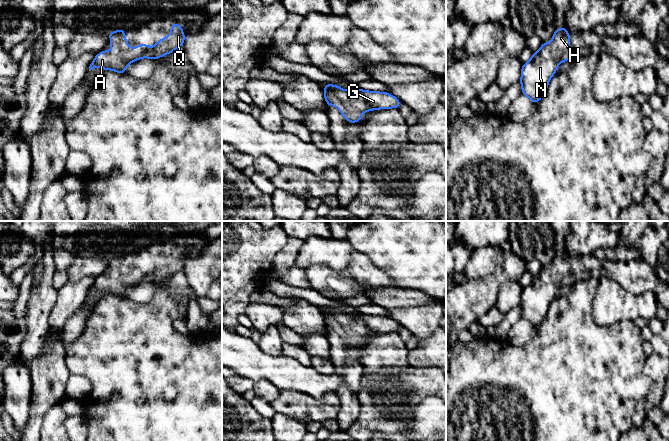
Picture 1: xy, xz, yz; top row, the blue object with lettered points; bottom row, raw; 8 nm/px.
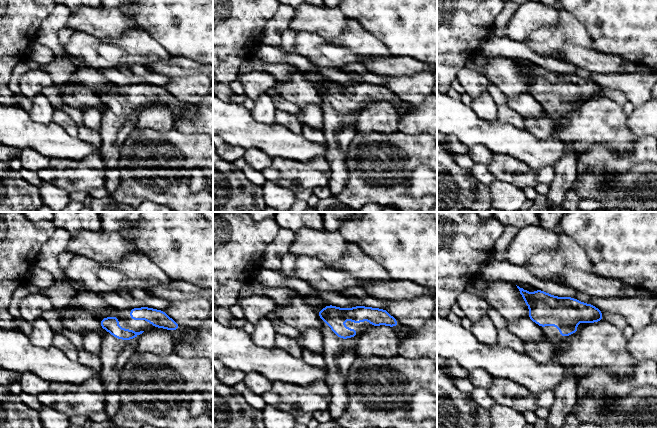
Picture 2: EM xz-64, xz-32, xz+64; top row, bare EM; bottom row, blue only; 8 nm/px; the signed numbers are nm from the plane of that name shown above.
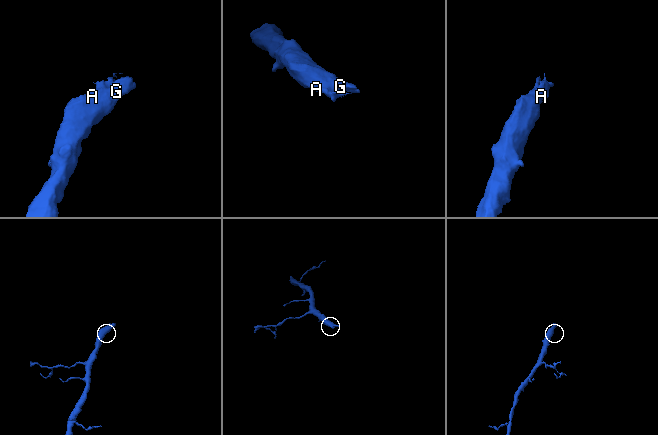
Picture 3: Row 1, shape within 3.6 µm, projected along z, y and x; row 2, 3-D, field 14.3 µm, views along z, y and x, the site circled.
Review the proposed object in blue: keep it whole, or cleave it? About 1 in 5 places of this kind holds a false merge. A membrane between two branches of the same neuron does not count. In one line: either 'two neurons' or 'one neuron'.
one neuron

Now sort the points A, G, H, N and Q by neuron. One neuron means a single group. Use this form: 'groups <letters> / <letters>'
groups A G H N Q

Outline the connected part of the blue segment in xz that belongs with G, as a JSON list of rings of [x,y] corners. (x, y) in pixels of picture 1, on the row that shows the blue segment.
[[[326,84],[323,92],[328,106],[336,106],[342,116],[350,123],[360,121],[364,112],[398,109],[401,104],[398,98],[388,92],[363,89],[346,90],[333,84]]]

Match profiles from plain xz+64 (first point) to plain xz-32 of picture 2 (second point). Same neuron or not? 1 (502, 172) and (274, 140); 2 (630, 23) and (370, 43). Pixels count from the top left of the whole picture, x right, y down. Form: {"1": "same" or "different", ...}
{"1": "different", "2": "different"}

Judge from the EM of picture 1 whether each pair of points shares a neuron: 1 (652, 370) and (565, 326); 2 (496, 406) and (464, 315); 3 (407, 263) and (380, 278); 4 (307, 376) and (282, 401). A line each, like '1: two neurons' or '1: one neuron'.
1: two neurons
2: two neurons
3: two neurons
4: two neurons

